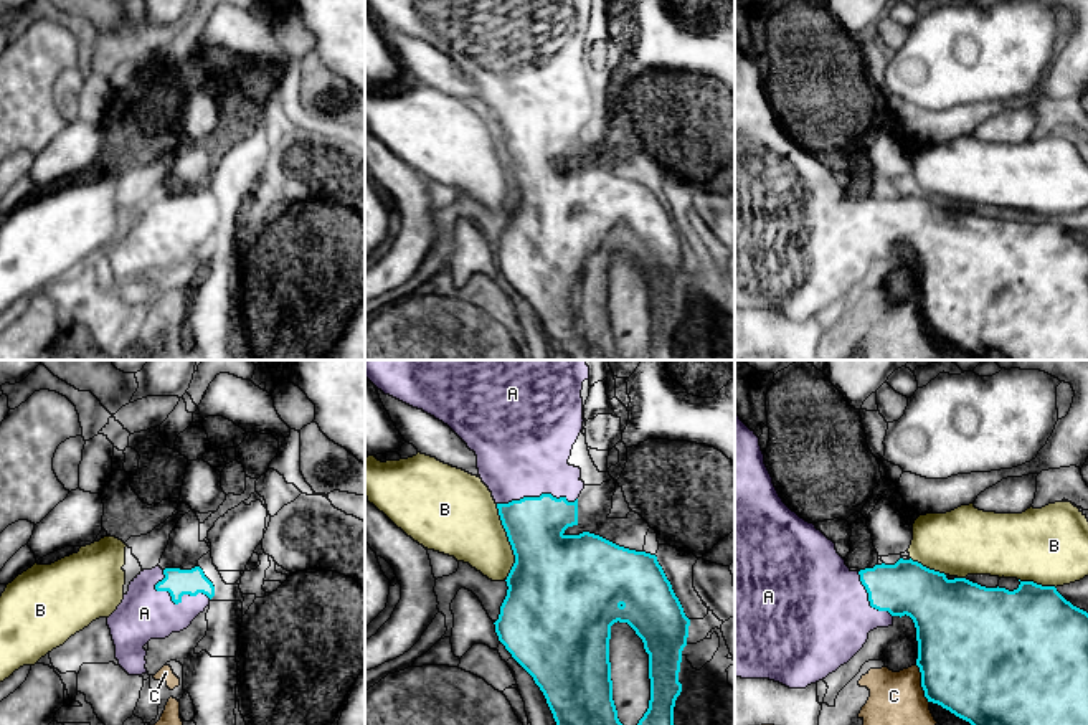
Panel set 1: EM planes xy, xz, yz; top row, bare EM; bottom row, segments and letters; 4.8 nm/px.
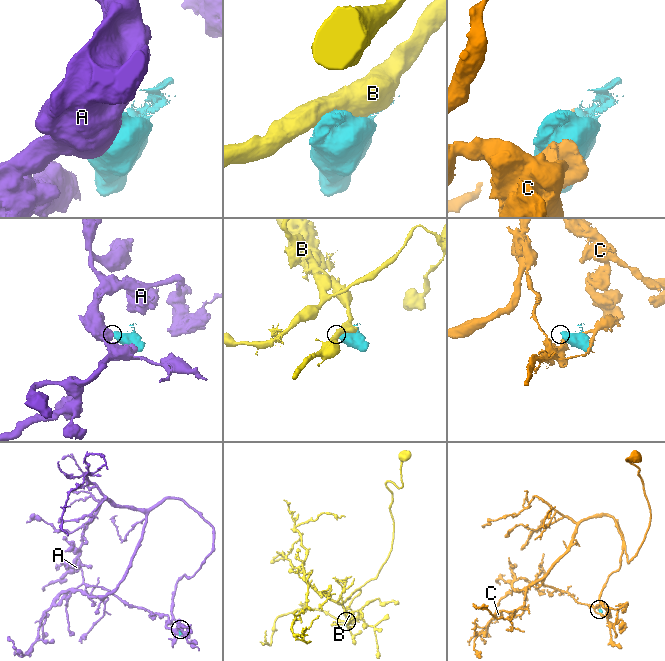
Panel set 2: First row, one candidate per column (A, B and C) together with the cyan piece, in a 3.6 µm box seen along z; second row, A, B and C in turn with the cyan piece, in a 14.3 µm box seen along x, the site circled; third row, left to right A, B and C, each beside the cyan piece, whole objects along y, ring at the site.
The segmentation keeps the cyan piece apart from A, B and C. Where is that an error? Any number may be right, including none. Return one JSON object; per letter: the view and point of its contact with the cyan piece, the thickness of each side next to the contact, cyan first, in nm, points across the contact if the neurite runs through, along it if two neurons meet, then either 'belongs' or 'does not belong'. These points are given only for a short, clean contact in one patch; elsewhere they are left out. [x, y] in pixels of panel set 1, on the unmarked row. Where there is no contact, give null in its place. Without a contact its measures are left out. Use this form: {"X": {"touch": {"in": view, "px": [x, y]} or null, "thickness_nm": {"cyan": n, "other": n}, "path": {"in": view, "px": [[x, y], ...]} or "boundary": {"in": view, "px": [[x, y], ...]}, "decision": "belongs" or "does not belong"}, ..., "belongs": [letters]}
{"A": {"touch": {"in": "xy", "px": [180, 230]}, "thickness_nm": {"cyan": 130, "other": 260}, "decision": "belongs"}, "B": {"touch": {"in": "xz", "px": [509, 170]}, "thickness_nm": {"cyan": 360, "other": 360}, "decision": "does not belong"}, "C": {"touch": {"in": "yz", "px": [922, 314]}, "thickness_nm": {"cyan": 480, "other": 360}, "decision": "does not belong"}, "belongs": ["A"]}

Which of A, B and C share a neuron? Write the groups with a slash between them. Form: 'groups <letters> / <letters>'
groups A / B / C

